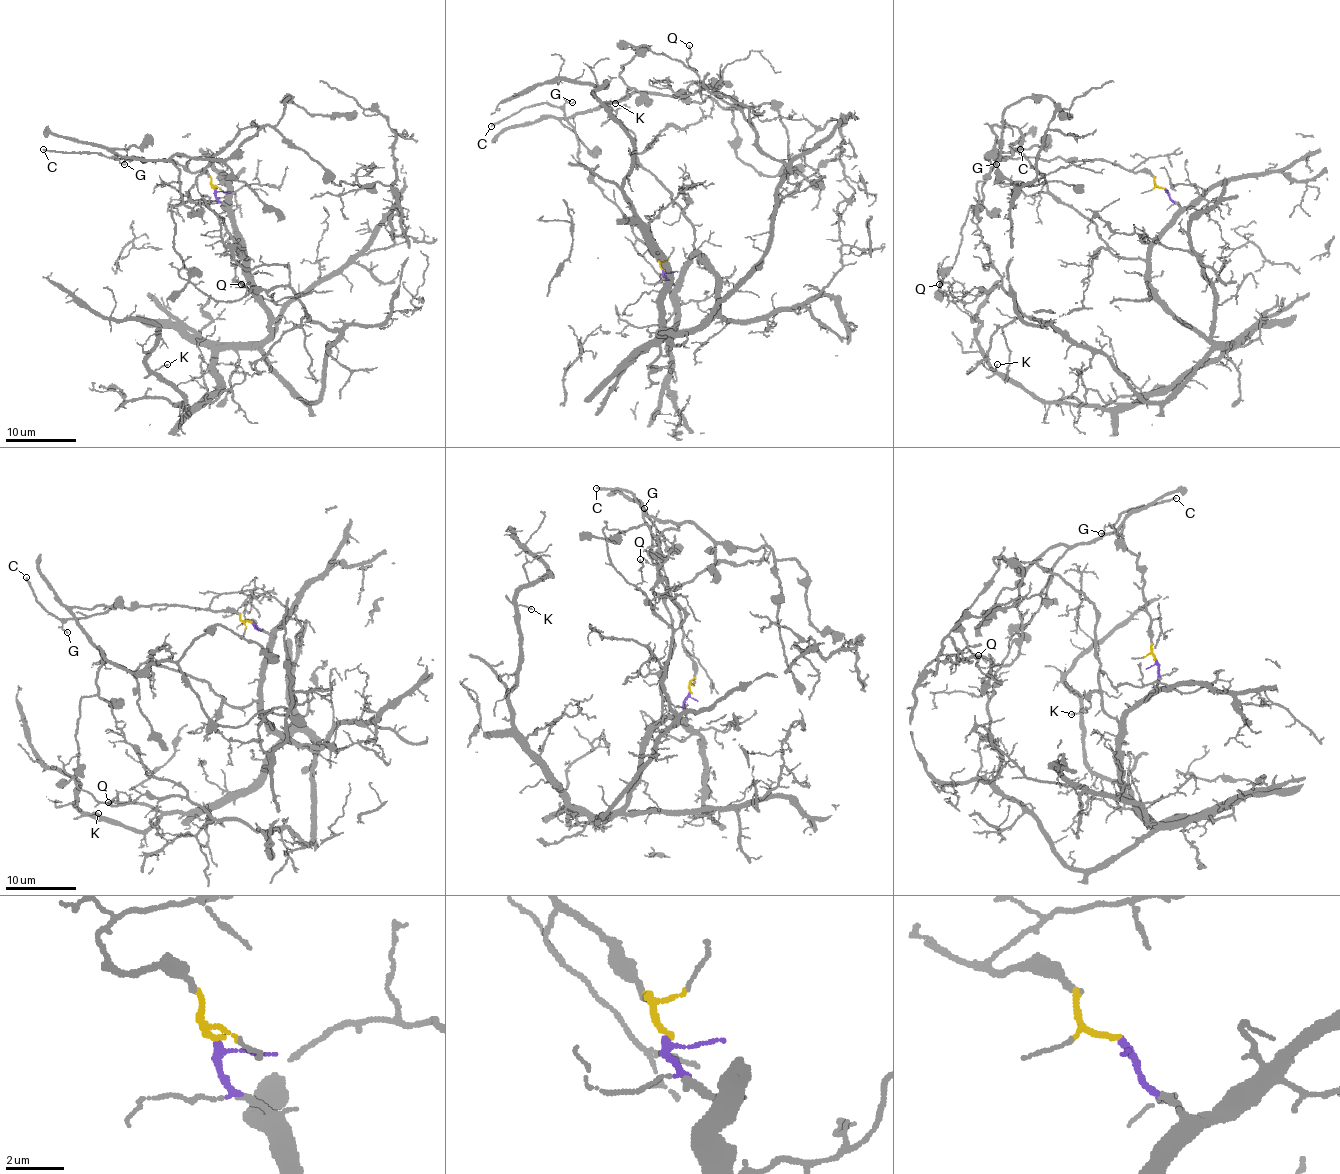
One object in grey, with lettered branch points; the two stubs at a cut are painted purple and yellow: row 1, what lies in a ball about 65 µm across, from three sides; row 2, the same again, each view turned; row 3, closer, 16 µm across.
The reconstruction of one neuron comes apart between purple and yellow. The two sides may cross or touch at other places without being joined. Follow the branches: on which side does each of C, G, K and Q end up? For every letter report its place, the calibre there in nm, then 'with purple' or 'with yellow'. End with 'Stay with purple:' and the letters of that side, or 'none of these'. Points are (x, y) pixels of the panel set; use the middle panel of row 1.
C: at (491, 126); 180 nm thick; with yellow
G: at (572, 102); 120 nm thick; with yellow
K: at (615, 103); 120 nm thick; with purple
Q: at (689, 45); 120 nm thick; with purple
Stay with purple: K, Q

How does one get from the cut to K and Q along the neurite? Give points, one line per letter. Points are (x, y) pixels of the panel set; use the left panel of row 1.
K: (215, 187), (269, 333), (221, 351), (217, 388), (201, 404), (174, 406), (185, 399), (157, 372), (167, 365)
Q: (215, 187), (269, 317), (262, 358), (304, 400), (318, 399), (338, 331), (313, 322), (288, 287), (240, 285)

